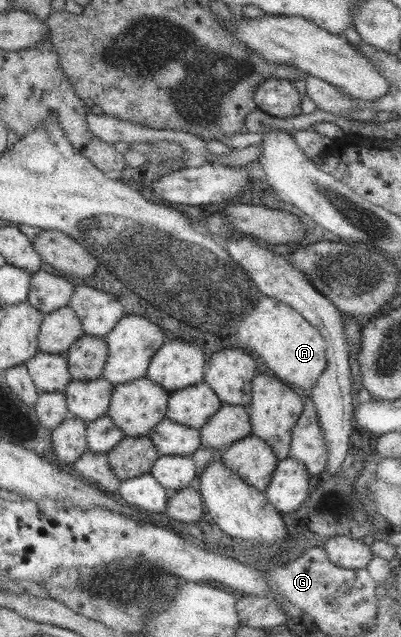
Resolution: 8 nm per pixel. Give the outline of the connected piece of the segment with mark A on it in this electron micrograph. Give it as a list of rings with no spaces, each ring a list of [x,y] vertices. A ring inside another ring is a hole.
[[[260,297],[251,315],[239,323],[235,337],[245,349],[249,349],[249,353],[255,353],[263,359],[272,376],[305,391],[315,386],[327,366],[326,339],[319,329],[291,306],[273,297]]]

